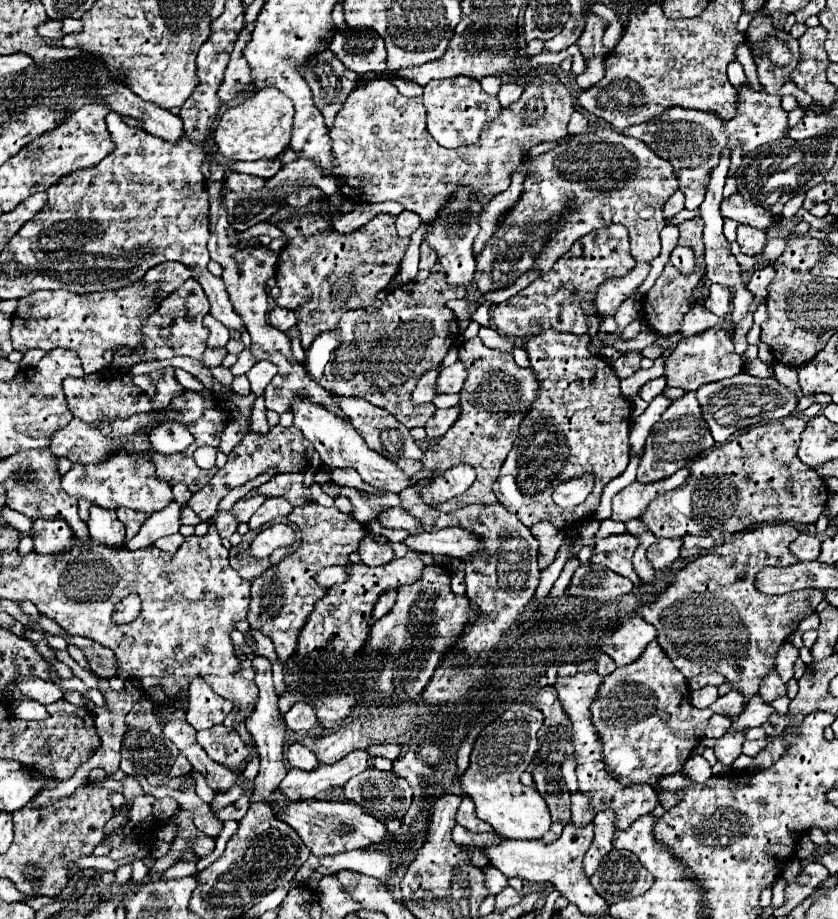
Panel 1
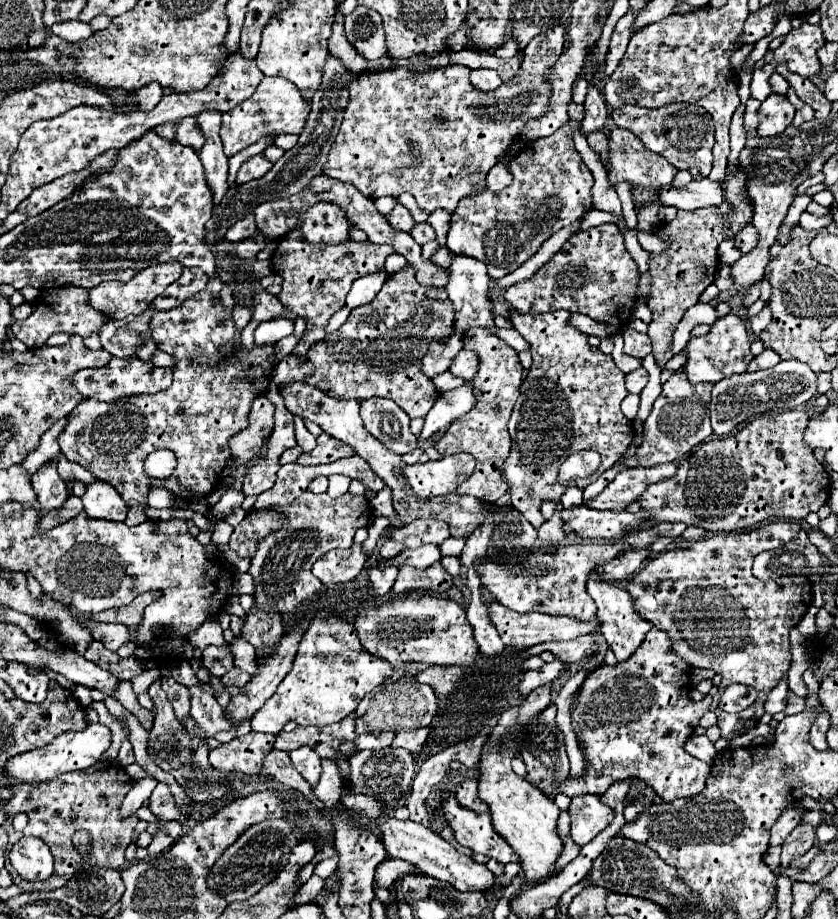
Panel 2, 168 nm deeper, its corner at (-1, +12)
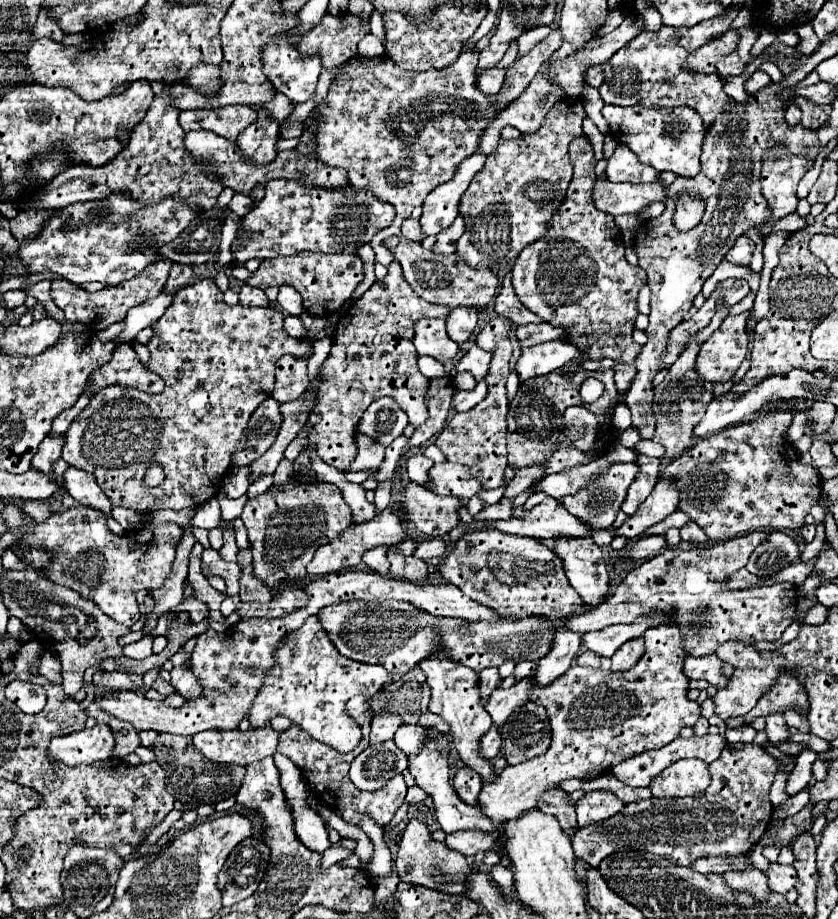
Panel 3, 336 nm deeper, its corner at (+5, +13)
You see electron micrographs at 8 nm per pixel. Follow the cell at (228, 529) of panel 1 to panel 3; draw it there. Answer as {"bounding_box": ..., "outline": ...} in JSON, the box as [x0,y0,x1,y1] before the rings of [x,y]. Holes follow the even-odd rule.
{"bounding_box":[223,466,253,500],"outline":[[[249,466],[235,468],[235,470],[227,476],[227,480],[225,480],[225,484],[223,484],[223,494],[225,494],[227,498],[231,498],[231,500],[241,498],[251,484],[253,484],[253,478],[251,478]]]}

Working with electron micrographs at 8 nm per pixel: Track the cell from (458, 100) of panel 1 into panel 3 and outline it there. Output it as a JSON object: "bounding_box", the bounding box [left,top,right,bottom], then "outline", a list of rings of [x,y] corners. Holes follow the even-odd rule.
{"bounding_box":[479,68,505,96],"outline":[[[493,68],[493,70],[487,70],[481,78],[479,78],[479,90],[487,96],[495,96],[501,86],[503,86],[503,80],[505,80],[505,70],[503,68]]]}

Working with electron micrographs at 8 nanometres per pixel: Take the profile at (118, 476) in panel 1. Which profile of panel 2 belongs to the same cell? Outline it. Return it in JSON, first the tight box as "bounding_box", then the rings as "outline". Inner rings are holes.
{"bounding_box":[147,487,175,509],"outline":[[[151,487],[147,493],[147,505],[155,507],[155,509],[163,509],[163,507],[173,507],[175,495],[165,489],[165,487]]]}

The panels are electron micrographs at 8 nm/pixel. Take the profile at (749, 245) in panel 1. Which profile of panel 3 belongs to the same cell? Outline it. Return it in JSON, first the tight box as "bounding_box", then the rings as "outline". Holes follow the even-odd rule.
{"bounding_box":[725,236,755,266],"outline":[[[741,236],[733,248],[729,250],[729,254],[725,256],[727,262],[731,264],[737,264],[737,266],[749,266],[751,262],[751,256],[753,256],[753,250],[755,250],[755,242],[749,240],[747,236]]]}

